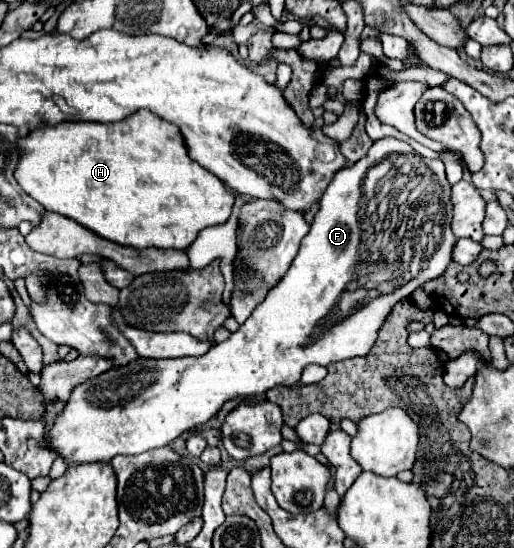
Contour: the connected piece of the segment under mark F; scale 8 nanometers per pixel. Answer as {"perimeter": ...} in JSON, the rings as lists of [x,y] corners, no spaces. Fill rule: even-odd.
{"perimeter":[[[394,137],[374,141],[366,157],[356,161],[356,165],[346,165],[340,173],[336,173],[336,177],[332,177],[324,197],[320,199],[320,211],[316,213],[308,235],[300,243],[300,251],[288,273],[280,279],[280,285],[274,285],[268,291],[266,299],[252,311],[236,333],[232,333],[226,341],[212,345],[202,357],[138,357],[132,365],[122,365],[120,369],[112,367],[100,377],[78,385],[50,431],[52,443],[46,445],[64,455],[70,463],[108,463],[118,453],[138,455],[164,447],[184,431],[206,423],[236,395],[256,395],[266,393],[276,385],[294,385],[300,381],[302,369],[310,363],[328,365],[356,355],[366,355],[392,307],[402,297],[412,295],[426,281],[440,277],[452,261],[450,253],[456,237],[452,237],[450,221],[450,183],[444,175],[444,163],[440,159],[426,159],[418,155],[408,143]],[[384,161],[390,163],[390,169],[380,173],[372,185],[366,185],[368,171]],[[346,289],[356,291],[354,305],[340,305]]]}

